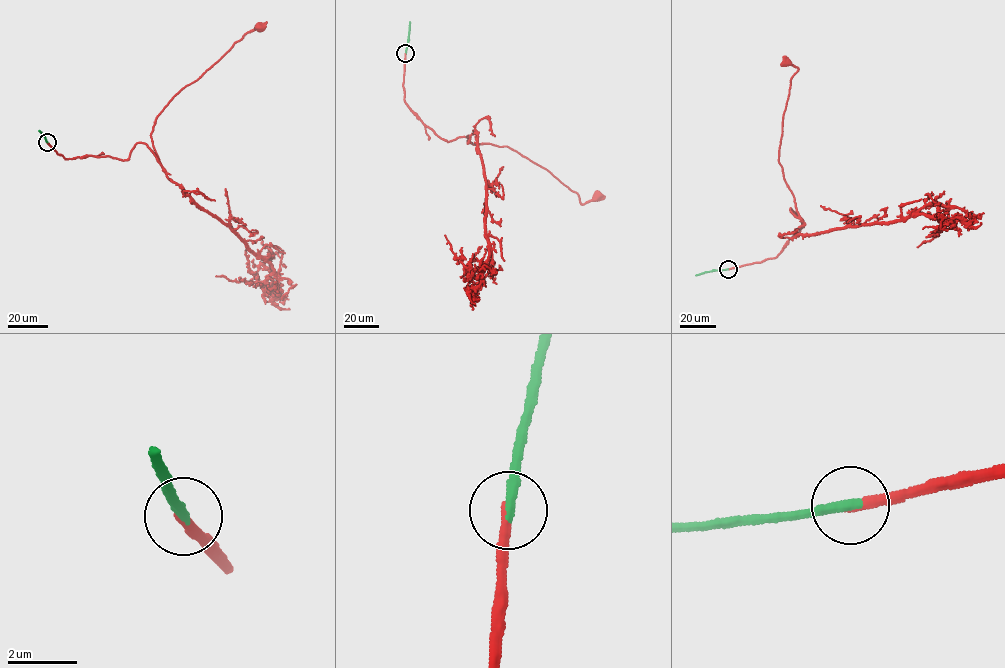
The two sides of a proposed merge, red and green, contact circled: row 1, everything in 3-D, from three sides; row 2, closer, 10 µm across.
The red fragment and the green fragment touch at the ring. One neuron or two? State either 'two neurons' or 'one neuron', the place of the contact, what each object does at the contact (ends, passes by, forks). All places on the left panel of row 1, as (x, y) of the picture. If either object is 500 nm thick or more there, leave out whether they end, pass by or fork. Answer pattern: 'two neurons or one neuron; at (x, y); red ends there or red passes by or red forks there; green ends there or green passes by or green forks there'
one neuron; at (47, 142); red ends there; green ends there

